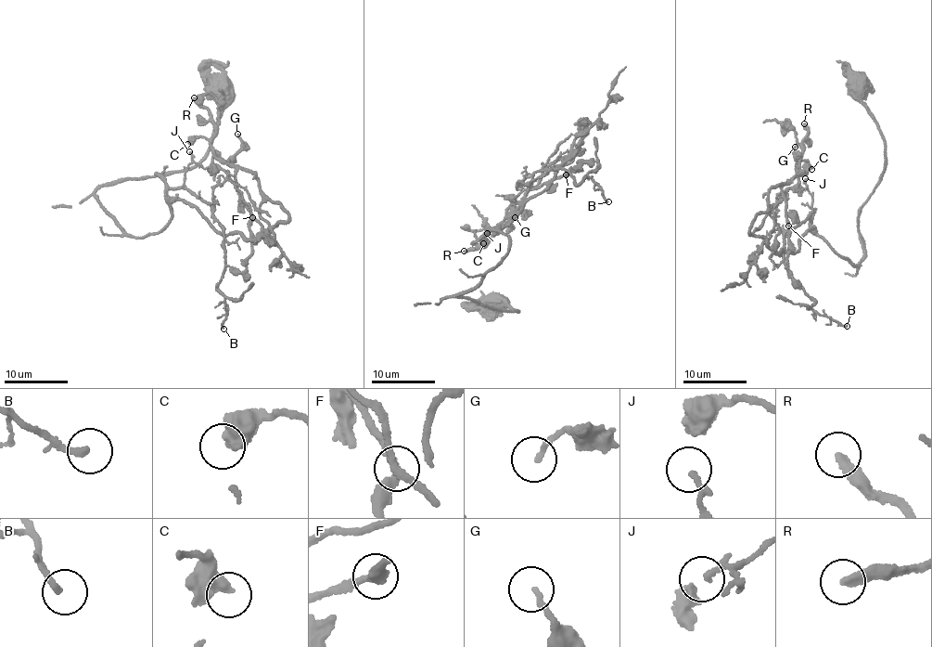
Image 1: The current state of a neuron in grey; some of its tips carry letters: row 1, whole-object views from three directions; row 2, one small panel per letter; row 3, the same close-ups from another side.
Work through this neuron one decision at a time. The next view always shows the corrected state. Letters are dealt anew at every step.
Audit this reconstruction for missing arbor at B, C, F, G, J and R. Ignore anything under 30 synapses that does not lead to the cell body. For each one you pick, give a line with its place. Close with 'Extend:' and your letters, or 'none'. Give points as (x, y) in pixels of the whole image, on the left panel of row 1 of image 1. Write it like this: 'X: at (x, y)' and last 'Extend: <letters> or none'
R: at (194, 97)
Extend: R

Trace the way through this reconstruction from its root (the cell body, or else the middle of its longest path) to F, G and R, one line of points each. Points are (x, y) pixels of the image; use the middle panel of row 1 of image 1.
F: (497, 304), (518, 310), (442, 299), (500, 264), (509, 238), (489, 231), (517, 182), (511, 204), (566, 174)
G: (497, 304), (518, 310), (442, 299), (500, 264), (509, 238), (489, 231), (517, 210), (518, 181), (515, 217)
R: (497, 304), (518, 310), (442, 299), (500, 264), (509, 238), (489, 231), (527, 186), (464, 251)

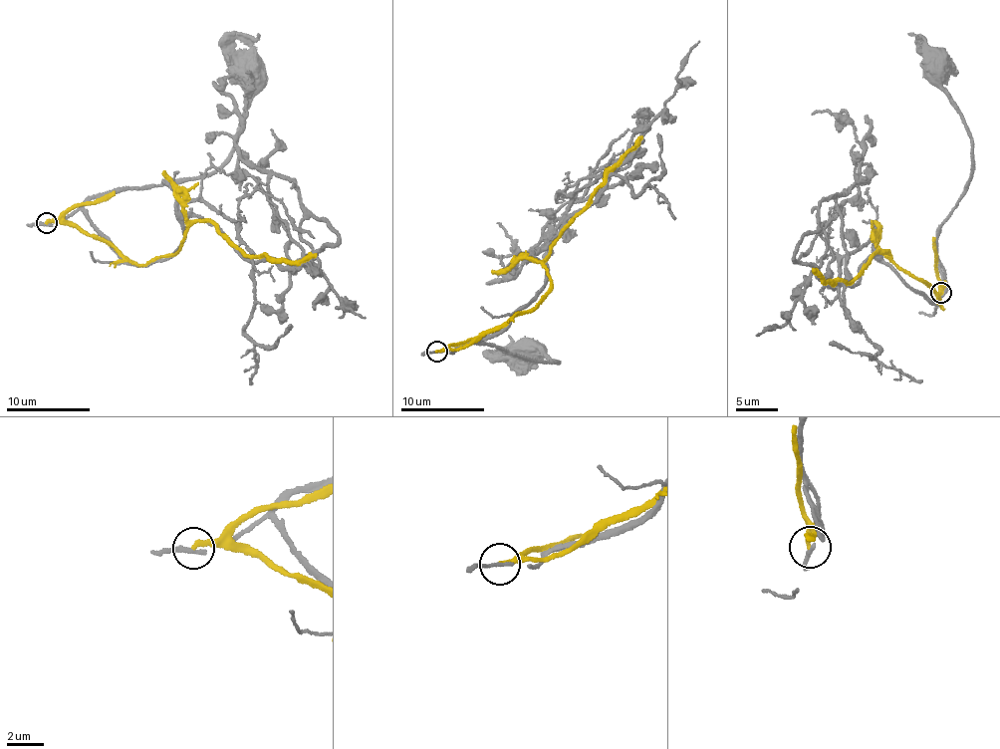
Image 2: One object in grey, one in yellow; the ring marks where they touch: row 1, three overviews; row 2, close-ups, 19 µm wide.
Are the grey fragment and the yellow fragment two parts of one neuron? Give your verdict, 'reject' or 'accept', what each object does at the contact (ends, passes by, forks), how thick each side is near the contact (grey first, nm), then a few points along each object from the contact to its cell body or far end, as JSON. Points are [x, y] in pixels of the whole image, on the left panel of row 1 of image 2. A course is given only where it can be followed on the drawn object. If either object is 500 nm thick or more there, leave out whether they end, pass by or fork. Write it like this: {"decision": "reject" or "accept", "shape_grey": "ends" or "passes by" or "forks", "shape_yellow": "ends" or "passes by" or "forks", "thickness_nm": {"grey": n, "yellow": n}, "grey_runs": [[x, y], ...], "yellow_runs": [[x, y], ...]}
{"decision": "reject", "shape_grey": "ends", "shape_yellow": "ends", "thickness_nm": {"grey": 240, "yellow": 240}, "grey_runs": [[46, 224], [68, 217], [91, 198], [112, 191], [138, 190], [206, 176], [225, 160], [234, 145], [252, 76]], "yellow_runs": [[47, 223], [84, 231], [140, 264], [177, 251], [188, 227], [204, 220], [249, 255], [290, 261], [316, 253]]}

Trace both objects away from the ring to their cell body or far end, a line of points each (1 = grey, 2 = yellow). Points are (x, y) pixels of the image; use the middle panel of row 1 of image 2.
1: (437, 353), (452, 353), (460, 345), (473, 343), (557, 363), (540, 353), (534, 358), (530, 353)
2: (437, 351), (472, 345), (532, 311), (551, 283), (543, 261), (549, 246), (596, 190), (604, 172), (641, 137)

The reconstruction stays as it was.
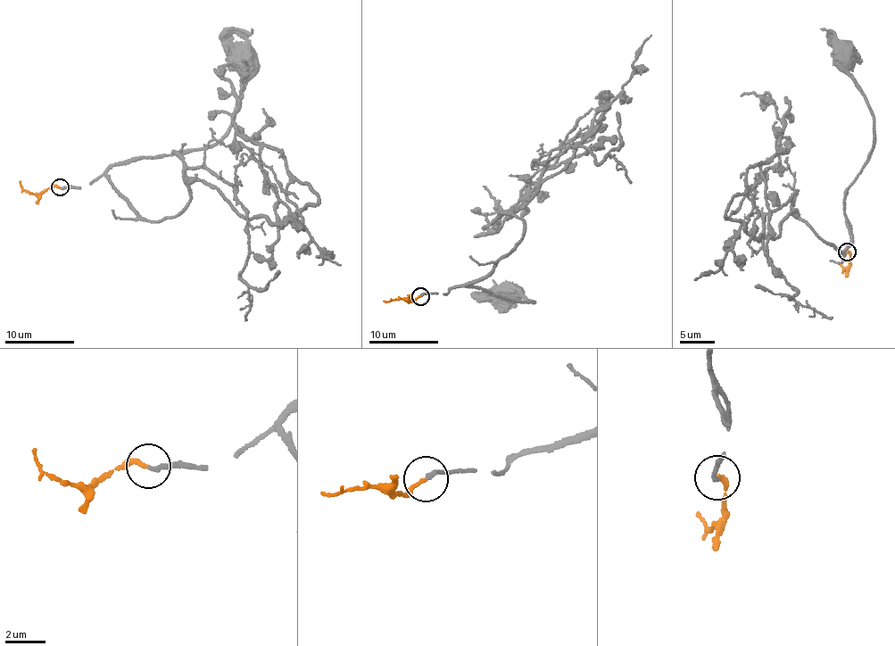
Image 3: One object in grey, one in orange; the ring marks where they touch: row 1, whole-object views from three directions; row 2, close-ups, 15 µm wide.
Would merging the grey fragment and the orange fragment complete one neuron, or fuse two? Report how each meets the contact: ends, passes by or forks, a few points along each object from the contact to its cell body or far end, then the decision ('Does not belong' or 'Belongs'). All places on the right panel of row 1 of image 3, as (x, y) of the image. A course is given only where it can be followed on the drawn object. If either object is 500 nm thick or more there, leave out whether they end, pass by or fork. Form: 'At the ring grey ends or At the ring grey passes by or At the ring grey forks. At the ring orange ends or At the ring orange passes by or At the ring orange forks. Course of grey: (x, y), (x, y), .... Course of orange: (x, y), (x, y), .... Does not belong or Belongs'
At the ring grey ends. At the ring orange ends. Course of grey: (846, 252), (851, 231), (844, 211), (844, 197), (875, 143), (872, 110), (852, 75), (852, 63), (846, 56). Course of orange: (846, 251), (849, 258), (843, 270), (841, 263). Belongs

